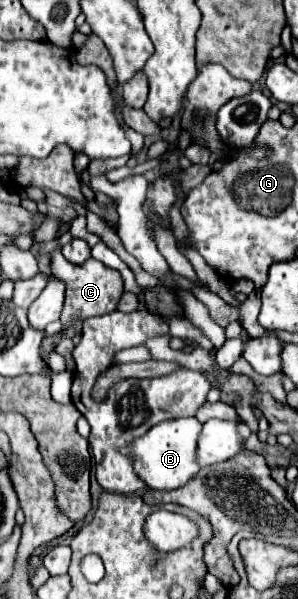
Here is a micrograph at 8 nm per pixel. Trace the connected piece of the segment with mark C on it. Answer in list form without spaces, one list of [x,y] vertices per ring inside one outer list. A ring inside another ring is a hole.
[[[55,250],[51,254],[51,272],[53,276],[61,278],[67,284],[67,294],[65,294],[65,308],[61,314],[61,324],[63,330],[67,326],[71,326],[75,320],[85,320],[89,314],[109,314],[113,310],[117,310],[117,302],[121,298],[121,294],[125,292],[123,288],[123,278],[117,270],[105,266],[103,262],[89,258],[85,264],[75,266],[71,262],[65,260],[65,256],[61,254],[61,250]]]

